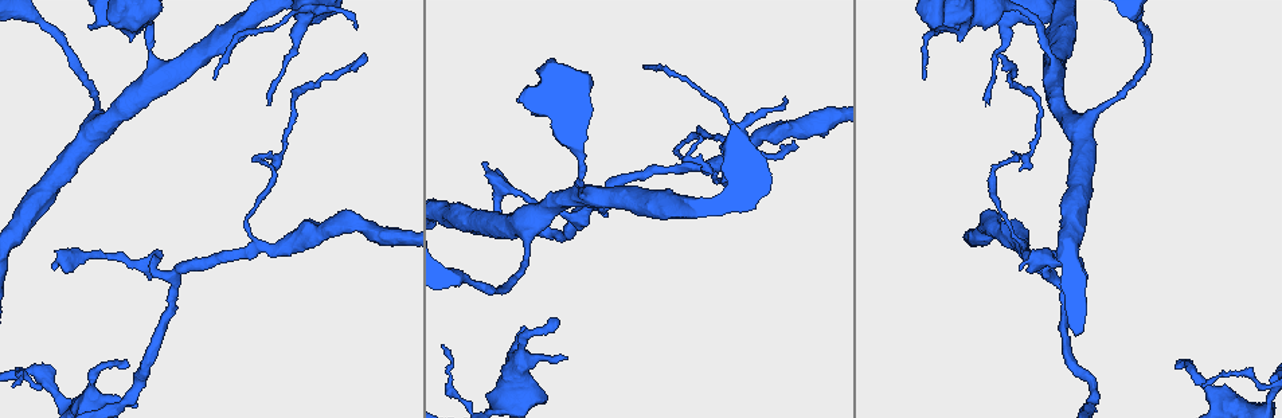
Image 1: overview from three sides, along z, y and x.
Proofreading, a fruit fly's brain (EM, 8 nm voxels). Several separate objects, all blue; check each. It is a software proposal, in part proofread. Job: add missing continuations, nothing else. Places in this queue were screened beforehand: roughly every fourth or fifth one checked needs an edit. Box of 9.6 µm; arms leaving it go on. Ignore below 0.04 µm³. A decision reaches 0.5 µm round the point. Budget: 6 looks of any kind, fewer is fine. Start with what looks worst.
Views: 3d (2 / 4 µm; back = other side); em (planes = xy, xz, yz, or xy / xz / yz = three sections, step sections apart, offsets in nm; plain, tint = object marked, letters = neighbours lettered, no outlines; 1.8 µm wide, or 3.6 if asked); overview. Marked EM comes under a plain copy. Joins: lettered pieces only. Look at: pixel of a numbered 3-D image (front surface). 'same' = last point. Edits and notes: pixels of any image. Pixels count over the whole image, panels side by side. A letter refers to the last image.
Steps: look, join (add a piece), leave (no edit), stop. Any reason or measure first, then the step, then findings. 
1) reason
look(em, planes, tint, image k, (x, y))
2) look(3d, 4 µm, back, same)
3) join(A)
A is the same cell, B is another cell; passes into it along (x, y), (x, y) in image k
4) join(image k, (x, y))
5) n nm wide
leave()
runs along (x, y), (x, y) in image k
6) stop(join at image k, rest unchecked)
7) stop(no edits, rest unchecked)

branch stops here
look(3d, 4 µm, back, image 1, (556, 320))

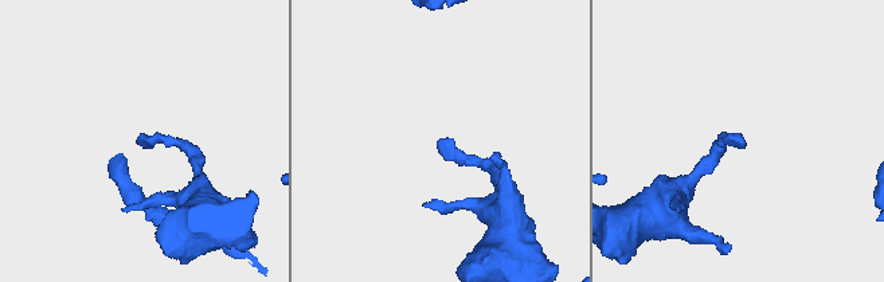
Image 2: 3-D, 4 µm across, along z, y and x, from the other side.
look(em, xy, step 4, letters, image 2, (441, 138))

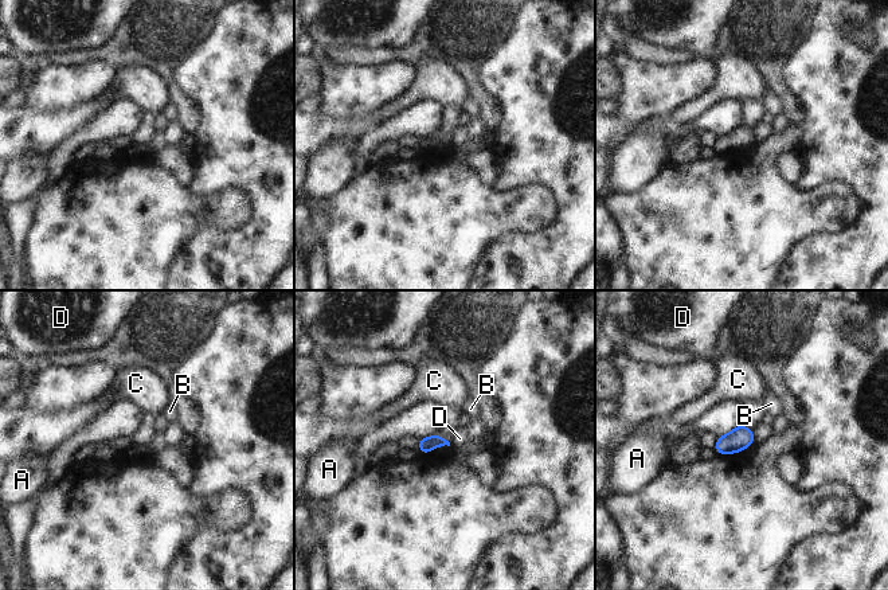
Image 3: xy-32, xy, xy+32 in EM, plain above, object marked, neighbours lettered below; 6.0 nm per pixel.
look(em, xz, step 16, letters, same)

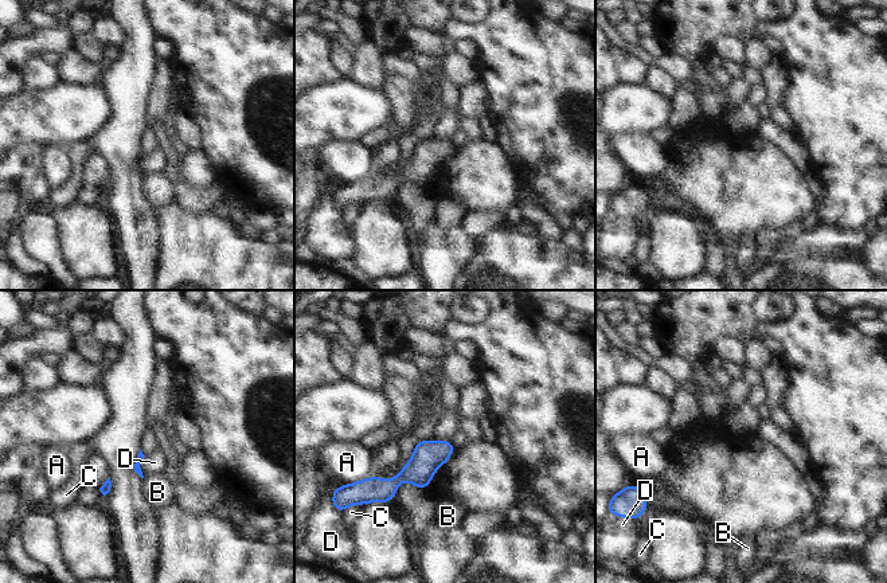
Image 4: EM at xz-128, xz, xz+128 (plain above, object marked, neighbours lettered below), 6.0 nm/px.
leave()
A, B, C and D are other cells; border along (145, 456), (140, 465), (143, 477) in image 4; none of them fits

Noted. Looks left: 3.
thin end
look(em, planes, letters, image 1, (923, 77))

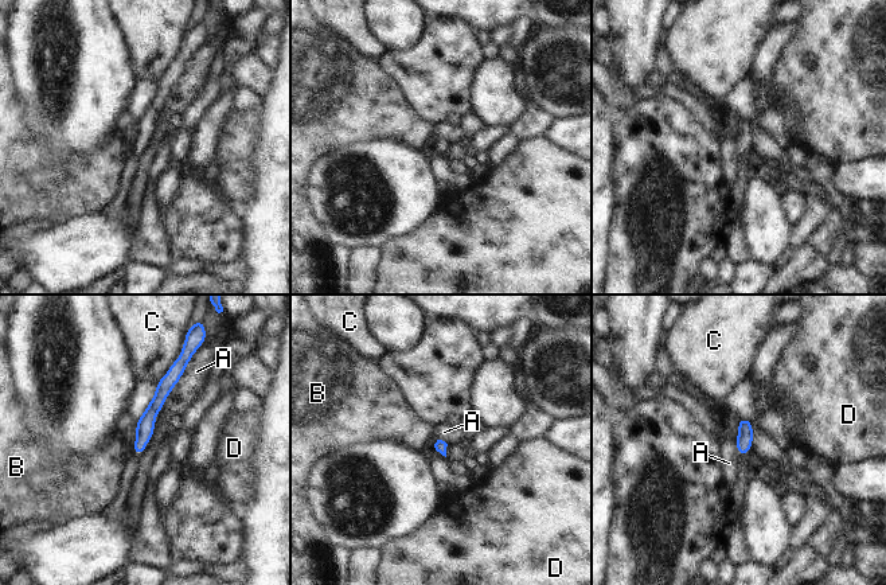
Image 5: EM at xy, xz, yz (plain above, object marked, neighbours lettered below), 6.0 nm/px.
leave()
A, B, C and D are other cells; border along (187, 365), (157, 412) in image 5; none of them fits

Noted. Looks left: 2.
stops while still wide
look(3d, 4 µm, image 1, (959, 24))

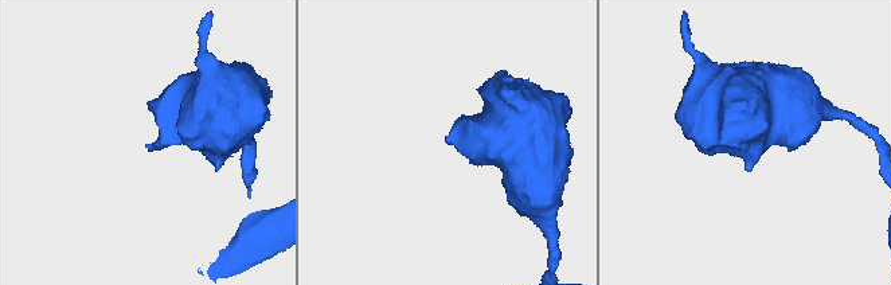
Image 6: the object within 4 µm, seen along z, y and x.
look(em, 3.6 µm, planes, letters, image 6, (447, 142))

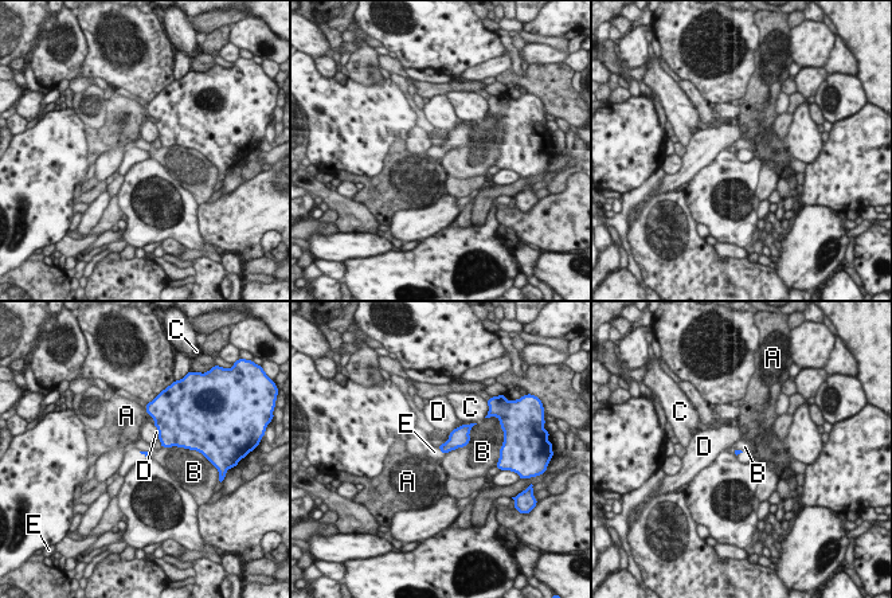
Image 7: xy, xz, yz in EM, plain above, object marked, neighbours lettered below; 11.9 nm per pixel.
join(E)
E is the same cell, A, B, C and D are other cells; passes into it along (457, 438), (439, 449), (434, 453) in image 7; it goes on there

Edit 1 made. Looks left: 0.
stop(join at image 7, rest unchecked)

